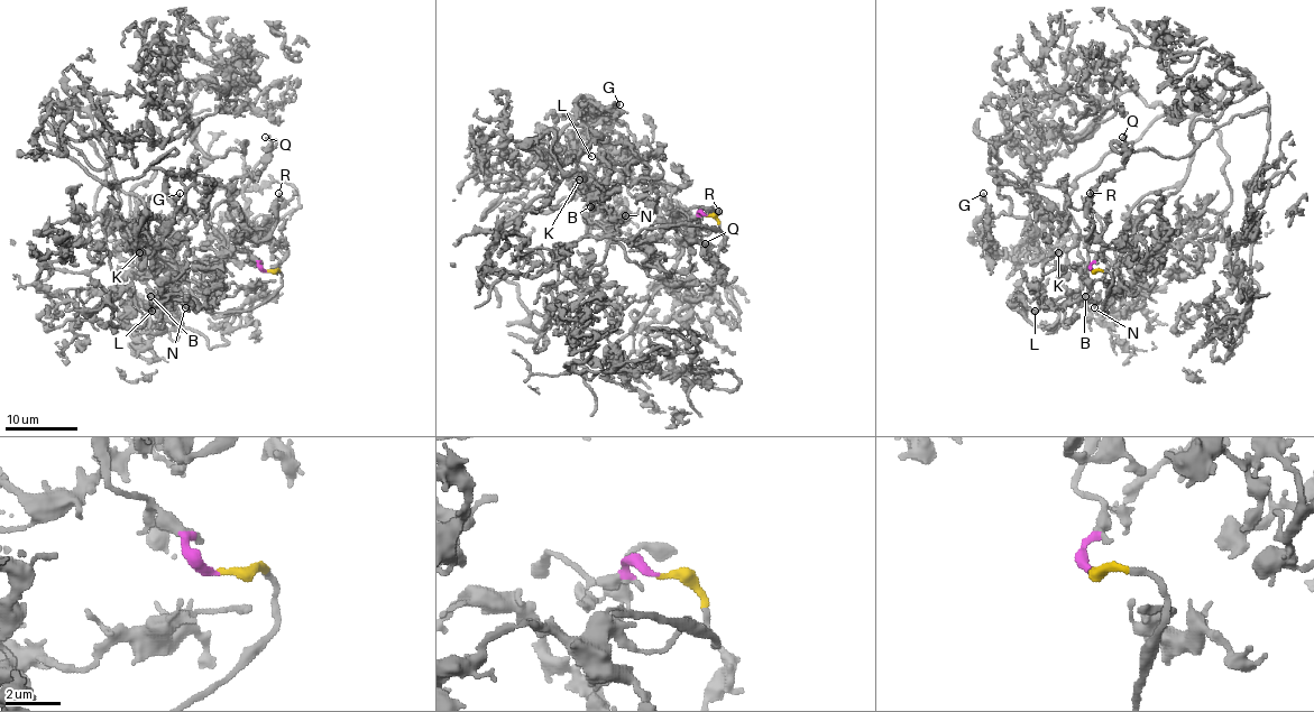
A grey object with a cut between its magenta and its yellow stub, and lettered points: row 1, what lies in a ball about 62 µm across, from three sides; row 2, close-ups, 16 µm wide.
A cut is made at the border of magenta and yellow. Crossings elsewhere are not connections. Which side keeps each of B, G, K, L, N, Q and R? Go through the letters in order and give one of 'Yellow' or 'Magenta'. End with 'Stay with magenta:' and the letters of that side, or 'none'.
B: Yellow
G: Yellow
K: Yellow
L: Yellow
N: Yellow
Q: Magenta
R: Magenta
Stay with magenta: Q, R

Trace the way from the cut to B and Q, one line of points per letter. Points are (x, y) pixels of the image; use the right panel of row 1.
B: (1094, 273), (1112, 285), (1105, 312), (1120, 265), (1085, 236), (1082, 286), (1071, 297), (1085, 296)
Q: (1094, 273), (1085, 200), (1100, 179), (1123, 166), (1121, 137)

